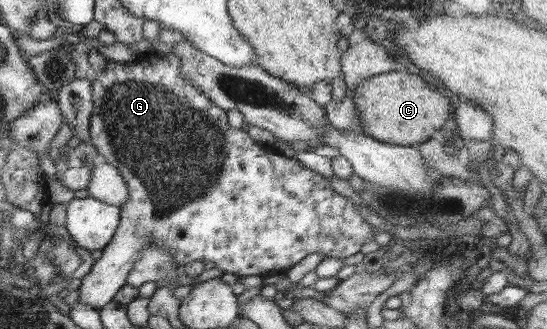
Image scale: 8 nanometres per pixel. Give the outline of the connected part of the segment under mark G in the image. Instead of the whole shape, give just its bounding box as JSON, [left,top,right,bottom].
[77,53,375,310]

